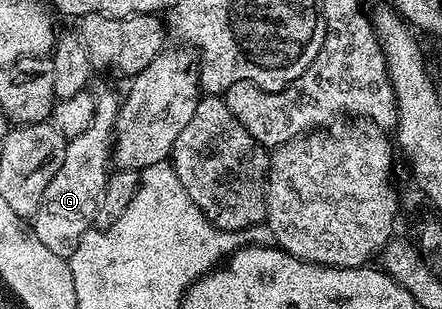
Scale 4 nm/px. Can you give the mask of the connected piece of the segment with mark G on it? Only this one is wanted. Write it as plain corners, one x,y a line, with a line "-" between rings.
111,92
95,96
93,122
84,132
68,139
65,162
61,162
61,170
53,174
53,182
45,186
41,206
33,218
33,231
44,246
53,250
53,254
70,257
77,242
92,231
95,216
99,213
99,203
105,194
107,178
113,168
113,137
120,103
120,97
115,97

